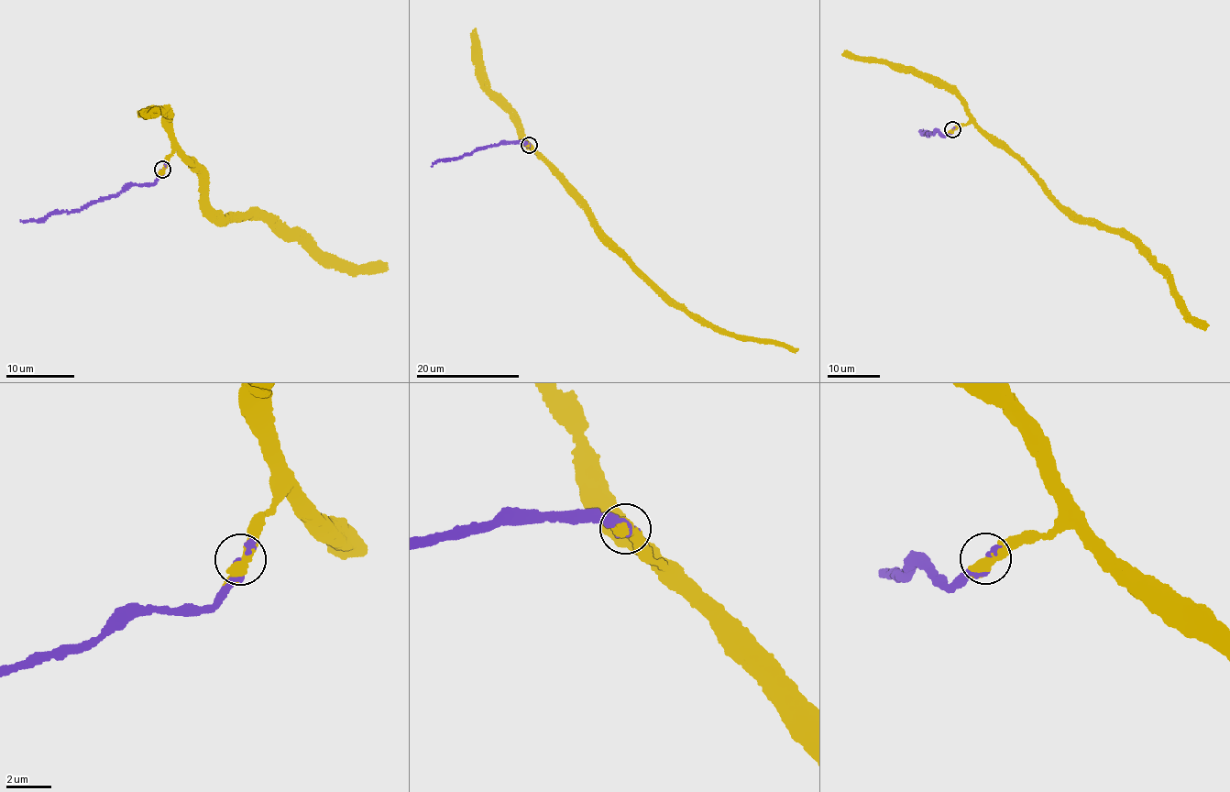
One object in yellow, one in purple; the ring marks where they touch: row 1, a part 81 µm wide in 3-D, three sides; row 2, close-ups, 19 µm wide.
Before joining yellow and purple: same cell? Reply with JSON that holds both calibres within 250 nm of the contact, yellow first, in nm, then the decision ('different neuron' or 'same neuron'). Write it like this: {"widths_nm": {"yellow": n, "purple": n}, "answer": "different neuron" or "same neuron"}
{"widths_nm": {"yellow": 440, "purple": 320}, "answer": "same neuron"}

